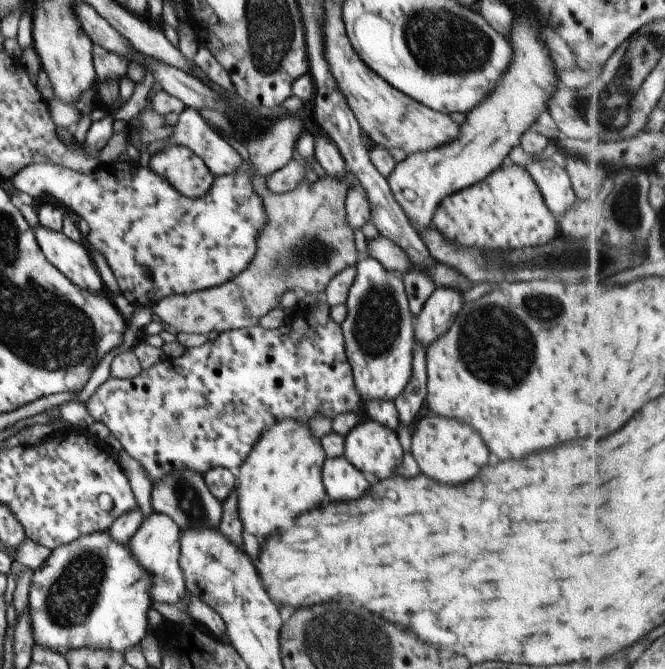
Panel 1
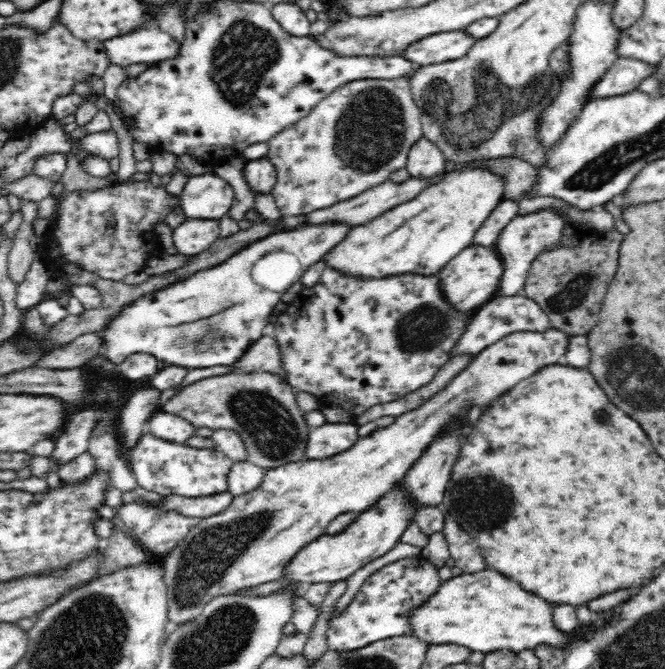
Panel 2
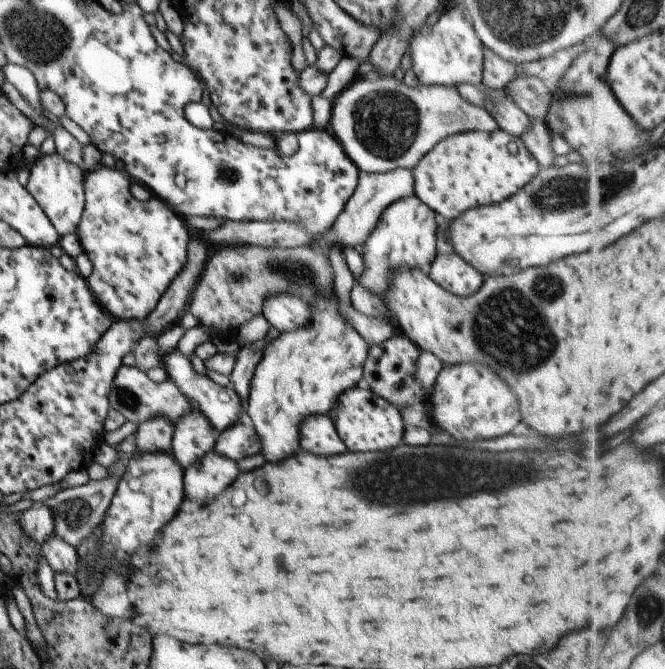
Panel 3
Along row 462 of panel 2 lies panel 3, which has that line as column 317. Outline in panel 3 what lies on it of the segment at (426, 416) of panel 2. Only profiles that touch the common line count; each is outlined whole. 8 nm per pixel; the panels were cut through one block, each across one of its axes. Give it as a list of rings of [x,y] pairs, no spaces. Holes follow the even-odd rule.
[[[321,291],[316,294],[316,299],[311,299],[307,304],[310,310],[308,323],[295,330],[279,333],[264,346],[249,385],[244,407],[260,440],[261,454],[269,462],[277,462],[299,452],[298,424],[308,416],[325,415],[345,389],[355,386],[362,378],[362,364],[368,354],[368,344],[340,315],[333,291]]]

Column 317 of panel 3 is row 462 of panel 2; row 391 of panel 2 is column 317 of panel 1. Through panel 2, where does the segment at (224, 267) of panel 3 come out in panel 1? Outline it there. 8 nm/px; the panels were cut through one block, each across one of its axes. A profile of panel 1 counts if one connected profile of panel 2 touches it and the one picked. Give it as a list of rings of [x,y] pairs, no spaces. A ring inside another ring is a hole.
[[[345,170],[343,178],[331,178],[327,172],[317,178],[313,184],[305,180],[305,184],[297,184],[291,192],[269,192],[265,187],[265,178],[253,176],[251,189],[261,198],[265,210],[265,226],[259,230],[255,238],[255,254],[243,272],[239,272],[219,286],[178,294],[158,300],[151,309],[160,322],[175,328],[176,332],[185,334],[208,334],[213,331],[217,334],[228,330],[258,325],[259,318],[280,306],[283,294],[289,290],[306,299],[324,292],[327,282],[341,272],[345,266],[353,266],[359,259],[353,242],[353,231],[345,220],[344,200],[347,191],[355,184],[356,179],[349,170]]]

